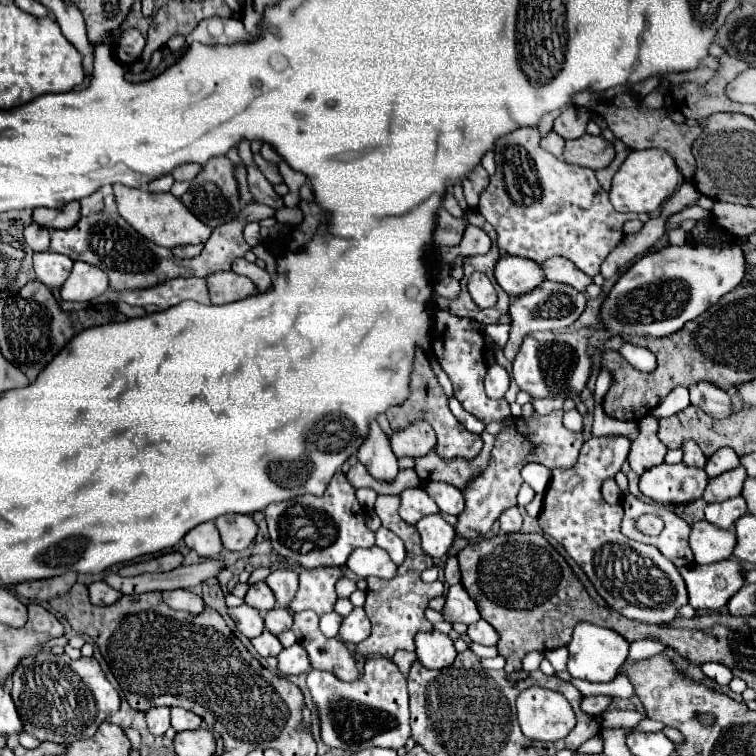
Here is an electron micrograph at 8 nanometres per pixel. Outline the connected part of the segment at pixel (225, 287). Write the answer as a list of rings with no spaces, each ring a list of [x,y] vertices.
[[[216,272],[208,276],[208,288],[210,288],[212,304],[238,302],[258,294],[254,282],[250,282],[250,278],[240,276],[236,272]]]

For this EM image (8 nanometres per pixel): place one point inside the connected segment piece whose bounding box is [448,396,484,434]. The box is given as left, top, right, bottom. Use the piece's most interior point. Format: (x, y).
(472, 424)

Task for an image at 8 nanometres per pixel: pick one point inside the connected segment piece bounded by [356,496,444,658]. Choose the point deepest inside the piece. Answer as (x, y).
(395, 607)

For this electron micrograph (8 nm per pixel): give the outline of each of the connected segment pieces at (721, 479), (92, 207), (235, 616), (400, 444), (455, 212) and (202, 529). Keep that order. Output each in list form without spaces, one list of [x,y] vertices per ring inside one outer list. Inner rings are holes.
[[[742,466],[730,470],[730,472],[724,472],[708,482],[704,500],[706,502],[724,502],[728,498],[740,496],[744,480],[746,480],[746,470]]]
[[[96,190],[94,194],[90,194],[90,196],[82,198],[82,200],[80,200],[80,204],[82,204],[82,216],[86,216],[86,214],[92,214],[92,212],[100,212],[100,210],[104,210],[102,194],[100,194],[98,190]]]
[[[236,606],[236,608],[228,608],[230,618],[236,622],[236,628],[246,636],[246,638],[256,638],[264,632],[264,620],[260,616],[258,610],[254,610],[252,606]]]
[[[412,422],[406,430],[394,430],[390,436],[394,454],[400,456],[426,456],[436,446],[436,434],[428,422]]]
[[[446,192],[446,194],[444,194],[444,198],[442,198],[442,206],[444,206],[452,216],[456,216],[456,218],[460,218],[460,216],[462,216],[460,206],[458,206],[458,202],[454,200],[454,196],[452,196],[450,192]]]
[[[204,522],[198,524],[196,528],[192,528],[186,536],[184,542],[188,548],[196,550],[200,556],[204,558],[216,558],[222,550],[222,542],[220,542],[220,534],[214,526],[214,522]]]

